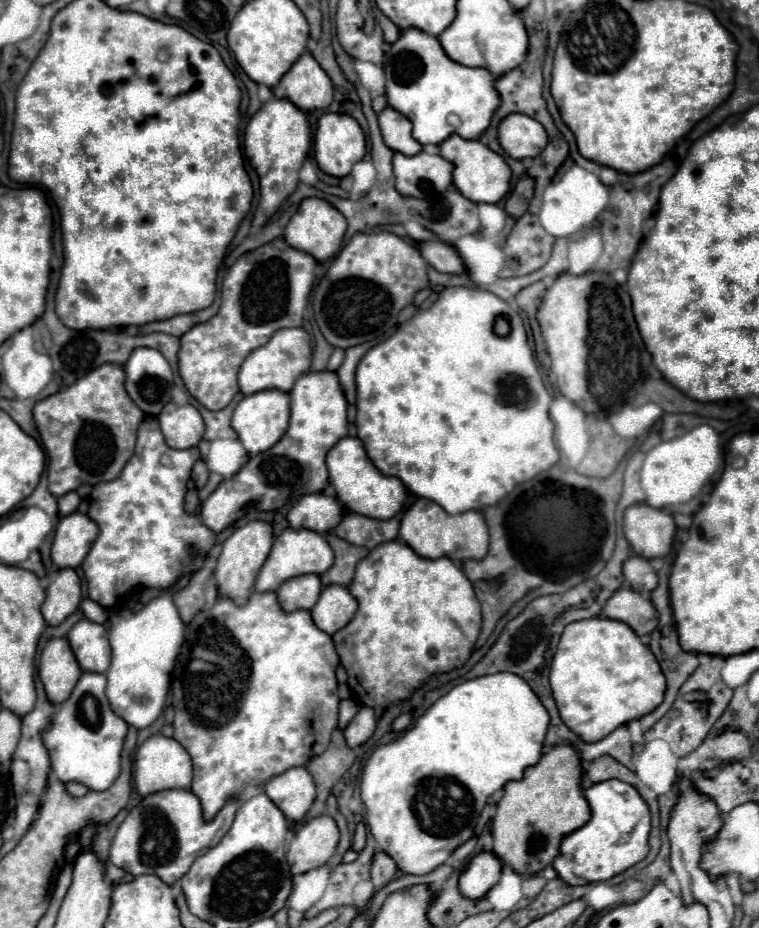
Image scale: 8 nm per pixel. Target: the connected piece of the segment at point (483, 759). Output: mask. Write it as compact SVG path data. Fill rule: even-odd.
M498 672L498 674L492 674L492 676L480 676L480 678L474 678L474 680L468 680L468 682L462 682L458 686L454 686L446 696L442 696L430 710L426 710L420 716L420 720L416 722L414 728L406 730L396 742L376 748L374 754L368 758L368 762L364 766L360 792L362 792L362 802L366 806L368 828L370 828L372 836L376 838L376 842L380 844L380 850L388 852L388 856L392 856L392 860L398 864L398 868L404 870L406 874L428 874L428 872L436 870L440 864L444 864L460 844L464 844L466 840L472 838L474 826L476 826L478 816L480 816L480 812L486 804L486 798L490 798L494 792L502 790L506 782L520 780L520 776L524 776L524 770L538 762L548 722L550 722L550 716L548 716L546 708L540 704L538 696L532 692L532 688L522 678L518 678L514 674ZM436 802L442 802L442 812L440 810L436 812Z

